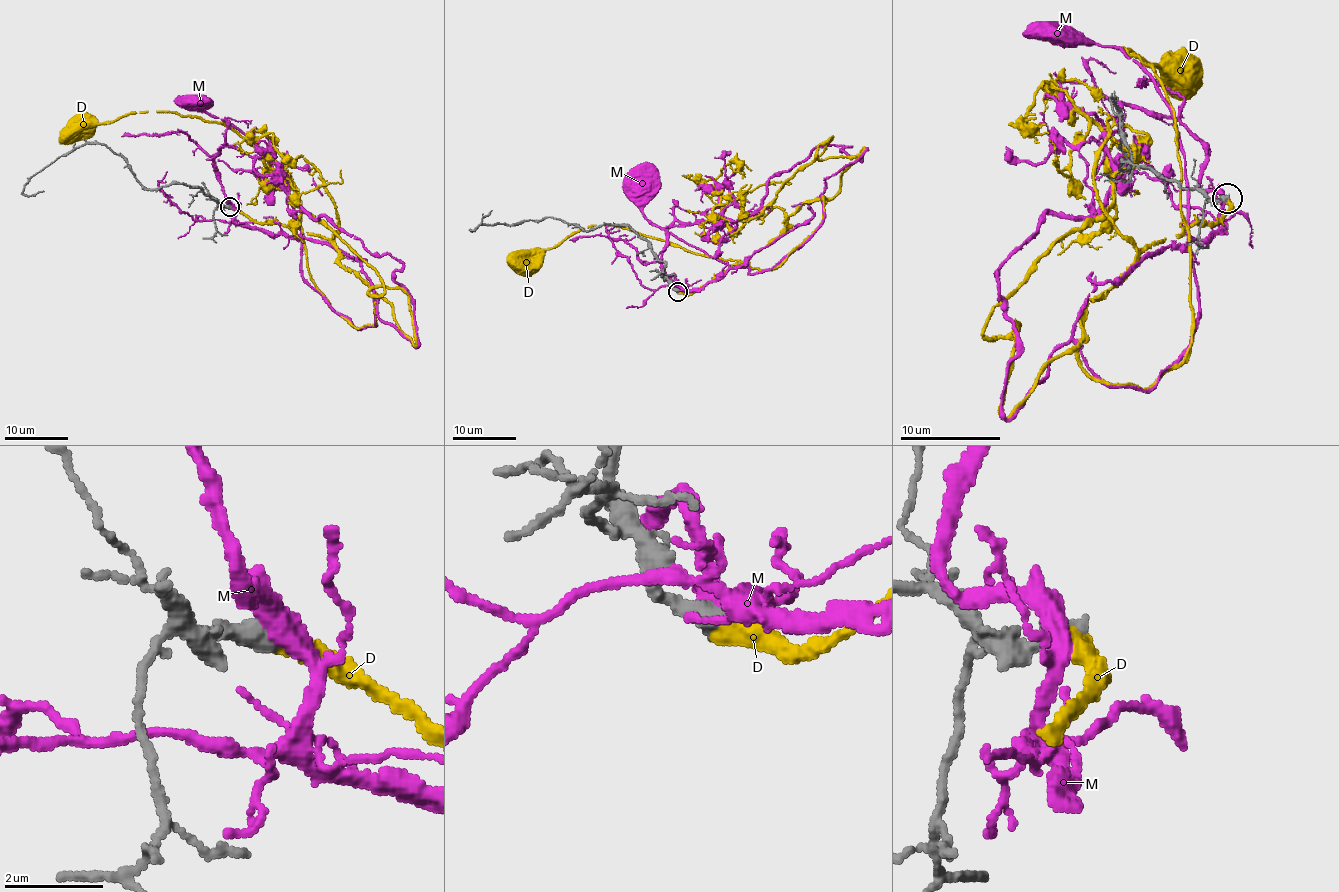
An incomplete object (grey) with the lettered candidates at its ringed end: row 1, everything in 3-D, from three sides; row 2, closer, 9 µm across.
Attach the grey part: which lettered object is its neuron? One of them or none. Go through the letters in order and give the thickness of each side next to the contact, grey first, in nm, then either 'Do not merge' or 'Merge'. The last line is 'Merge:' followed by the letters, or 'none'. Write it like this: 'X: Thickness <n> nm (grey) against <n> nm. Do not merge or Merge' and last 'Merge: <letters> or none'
D: Thickness 480 nm (grey) against 420 nm. Merge
M: Thickness 500 nm (grey) against 380 nm. Do not merge
Merge: D

